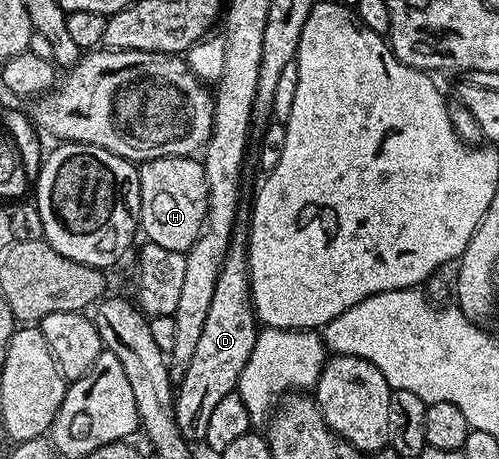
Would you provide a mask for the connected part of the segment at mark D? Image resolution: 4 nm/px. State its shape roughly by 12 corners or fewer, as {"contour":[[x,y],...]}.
{"contour":[[246,231],[217,274],[197,351],[178,381],[188,442],[236,391],[261,325]]}

